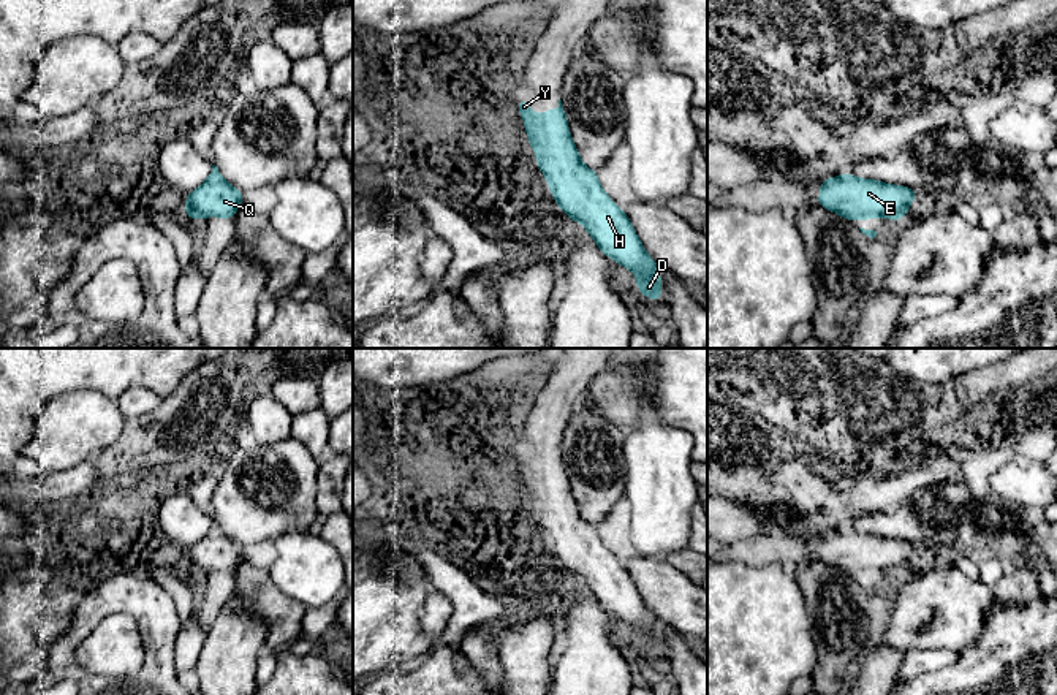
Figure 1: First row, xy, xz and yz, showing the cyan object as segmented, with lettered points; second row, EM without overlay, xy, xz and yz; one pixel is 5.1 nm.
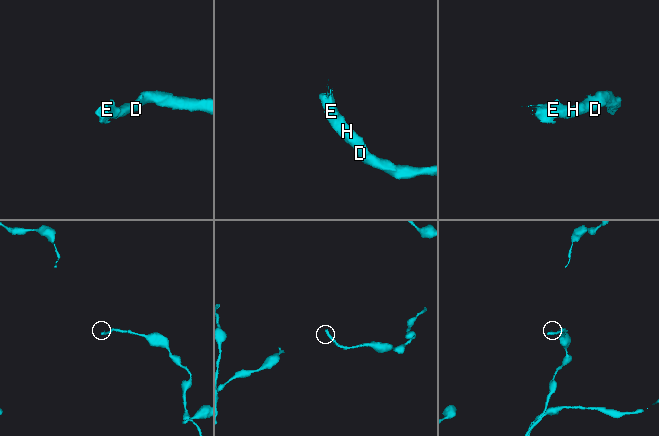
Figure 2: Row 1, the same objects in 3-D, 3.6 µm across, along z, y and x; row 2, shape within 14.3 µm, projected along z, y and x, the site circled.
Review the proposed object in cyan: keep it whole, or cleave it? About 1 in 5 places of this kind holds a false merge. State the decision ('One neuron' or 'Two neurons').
One neuron

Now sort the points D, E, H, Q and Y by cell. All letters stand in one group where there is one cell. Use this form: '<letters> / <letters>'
D E H Q Y

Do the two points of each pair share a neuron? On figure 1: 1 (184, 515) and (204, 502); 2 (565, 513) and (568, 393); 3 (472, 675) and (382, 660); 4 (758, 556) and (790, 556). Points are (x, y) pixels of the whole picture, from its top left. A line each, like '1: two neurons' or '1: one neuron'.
1: two neurons
2: one neuron
3: two neurons
4: one neuron

